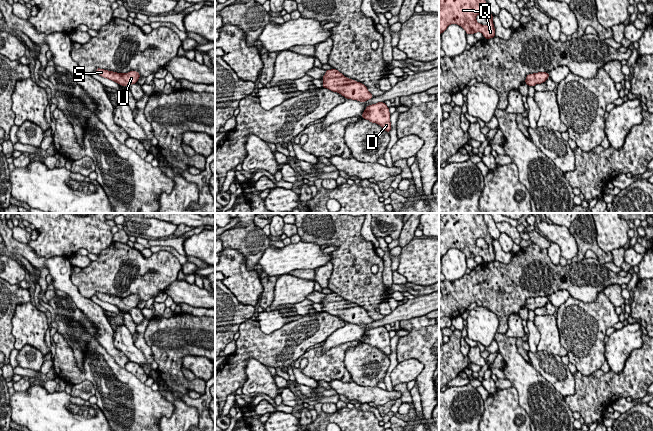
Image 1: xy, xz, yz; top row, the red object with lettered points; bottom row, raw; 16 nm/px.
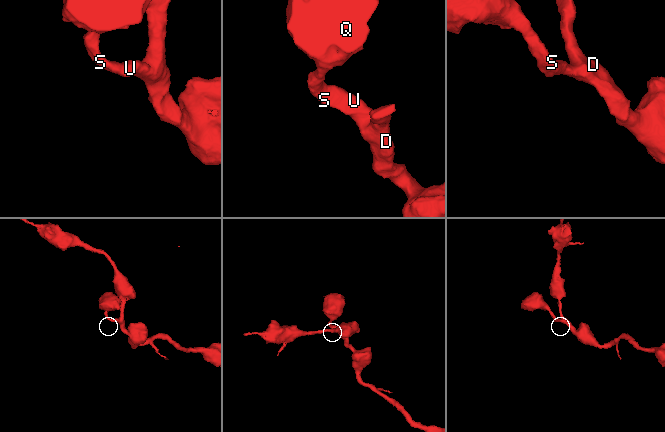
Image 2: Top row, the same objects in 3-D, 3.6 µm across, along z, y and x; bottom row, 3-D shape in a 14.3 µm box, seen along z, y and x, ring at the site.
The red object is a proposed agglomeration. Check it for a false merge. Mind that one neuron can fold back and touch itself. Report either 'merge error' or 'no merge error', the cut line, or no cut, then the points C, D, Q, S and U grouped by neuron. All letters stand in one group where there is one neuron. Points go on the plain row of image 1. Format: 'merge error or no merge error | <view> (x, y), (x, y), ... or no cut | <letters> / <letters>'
no merge error | no cut | C D Q S U

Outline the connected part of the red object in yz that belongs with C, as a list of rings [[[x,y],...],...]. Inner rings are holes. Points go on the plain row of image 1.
[[[439,213],[439,258],[451,248],[461,250],[466,258],[480,256],[485,263],[495,261],[493,240],[486,229],[483,213]],[[478,238],[485,240],[487,249],[477,246]]]

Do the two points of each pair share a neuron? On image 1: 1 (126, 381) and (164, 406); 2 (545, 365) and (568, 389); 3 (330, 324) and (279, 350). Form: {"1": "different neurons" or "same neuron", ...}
{"1": "same neuron", "2": "same neuron", "3": "same neuron"}

